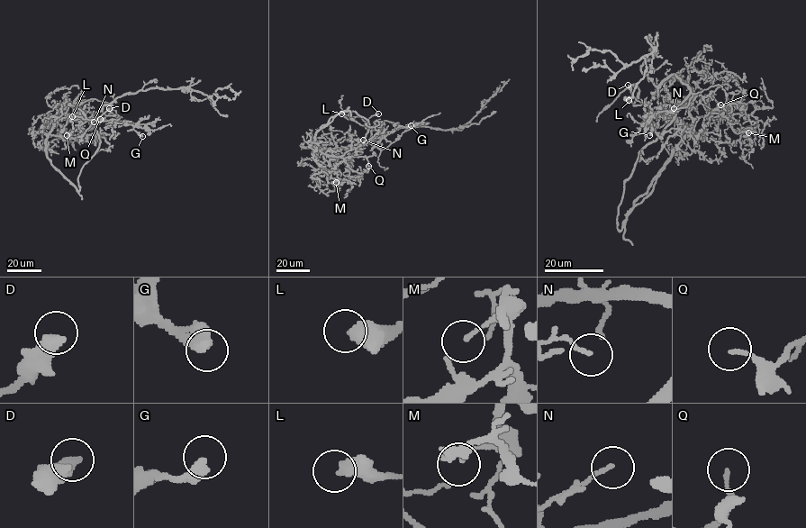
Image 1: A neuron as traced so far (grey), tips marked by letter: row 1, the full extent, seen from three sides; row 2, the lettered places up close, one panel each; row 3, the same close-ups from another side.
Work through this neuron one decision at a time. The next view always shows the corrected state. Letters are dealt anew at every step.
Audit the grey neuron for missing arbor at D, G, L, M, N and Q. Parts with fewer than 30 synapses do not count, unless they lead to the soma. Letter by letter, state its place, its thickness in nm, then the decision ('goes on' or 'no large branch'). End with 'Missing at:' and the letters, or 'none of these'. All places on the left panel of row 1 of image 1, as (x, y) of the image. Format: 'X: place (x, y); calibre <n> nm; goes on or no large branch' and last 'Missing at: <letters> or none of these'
D: place (109, 108); calibre 480 nm; no large branch
G: place (142, 136); calibre 440 nm; no large branch
L: place (72, 116); calibre 550 nm; no large branch
M: place (67, 135); calibre 110 nm; no large branch
N: place (94, 122); calibre 110 nm; no large branch
Q: place (100, 119); calibre 120 nm; no large branch
Missing at: none of these

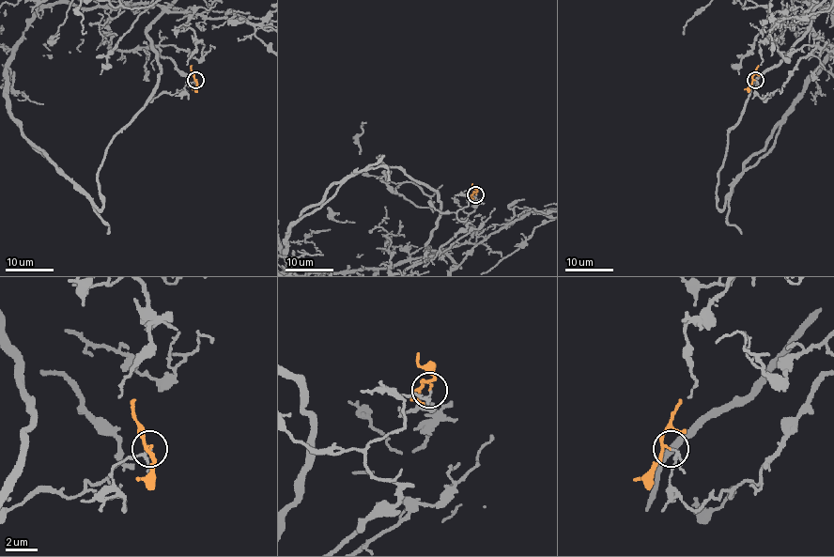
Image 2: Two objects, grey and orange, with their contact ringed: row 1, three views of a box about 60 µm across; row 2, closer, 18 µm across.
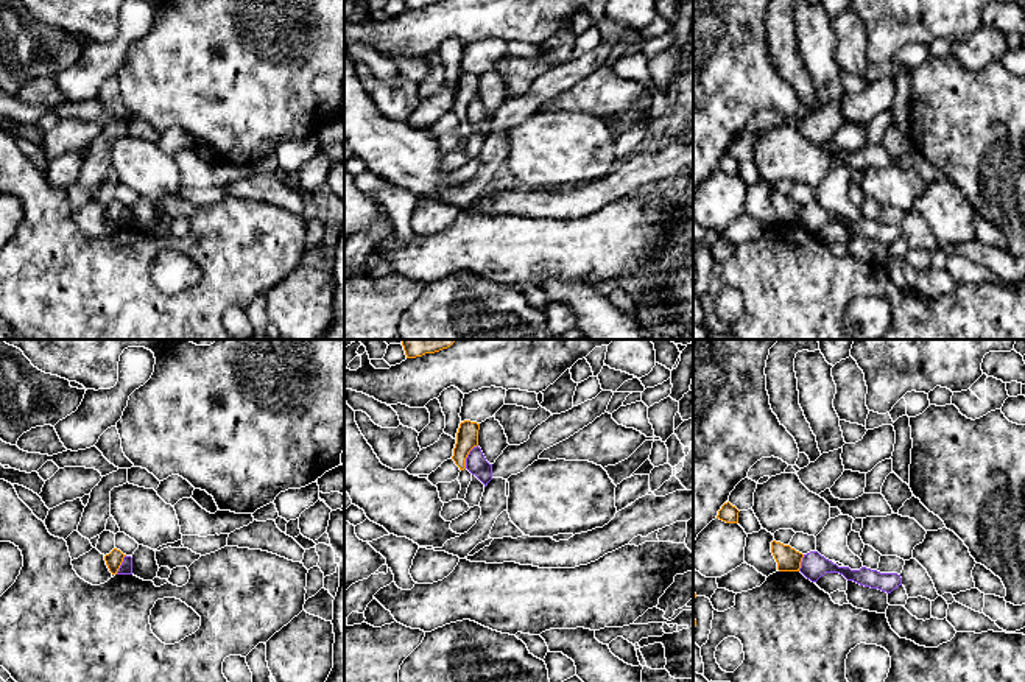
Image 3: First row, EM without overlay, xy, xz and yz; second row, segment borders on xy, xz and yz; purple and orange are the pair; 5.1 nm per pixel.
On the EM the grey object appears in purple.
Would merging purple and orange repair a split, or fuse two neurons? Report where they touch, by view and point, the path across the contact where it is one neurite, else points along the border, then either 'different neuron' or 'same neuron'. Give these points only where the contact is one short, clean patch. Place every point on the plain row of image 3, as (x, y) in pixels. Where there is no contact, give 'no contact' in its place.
meets purple in xz at (468, 108); border along xz (477, 95), (469, 103), (464, 119); different neuron

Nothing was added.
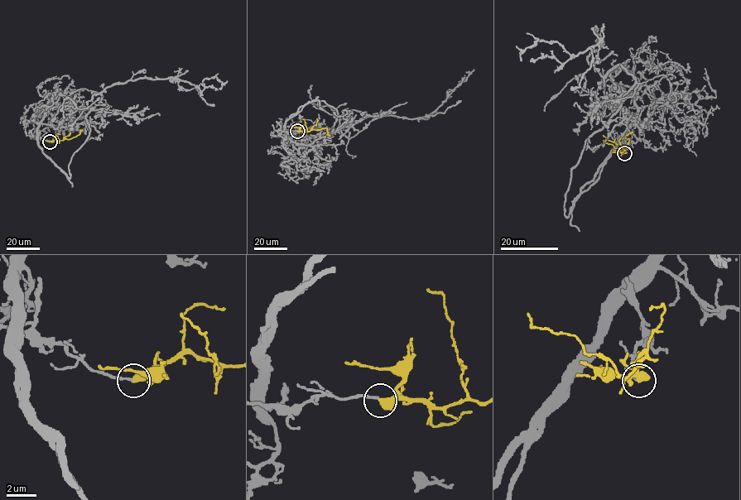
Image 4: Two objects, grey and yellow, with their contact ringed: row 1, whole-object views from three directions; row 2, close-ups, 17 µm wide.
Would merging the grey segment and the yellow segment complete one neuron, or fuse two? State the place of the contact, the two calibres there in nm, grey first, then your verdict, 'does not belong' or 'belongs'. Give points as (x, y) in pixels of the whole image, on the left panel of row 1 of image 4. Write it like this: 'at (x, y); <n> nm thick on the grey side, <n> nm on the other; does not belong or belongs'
at (50, 141); 160 nm thick on the grey side, 550 nm on the other; does not belong

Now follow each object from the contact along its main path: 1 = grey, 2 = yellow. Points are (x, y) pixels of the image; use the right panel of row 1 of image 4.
1: (623, 152), (635, 79), (588, 61), (601, 40), (571, 55), (538, 39), (520, 58)
2: (624, 152), (626, 147), (624, 150), (618, 141), (632, 131)

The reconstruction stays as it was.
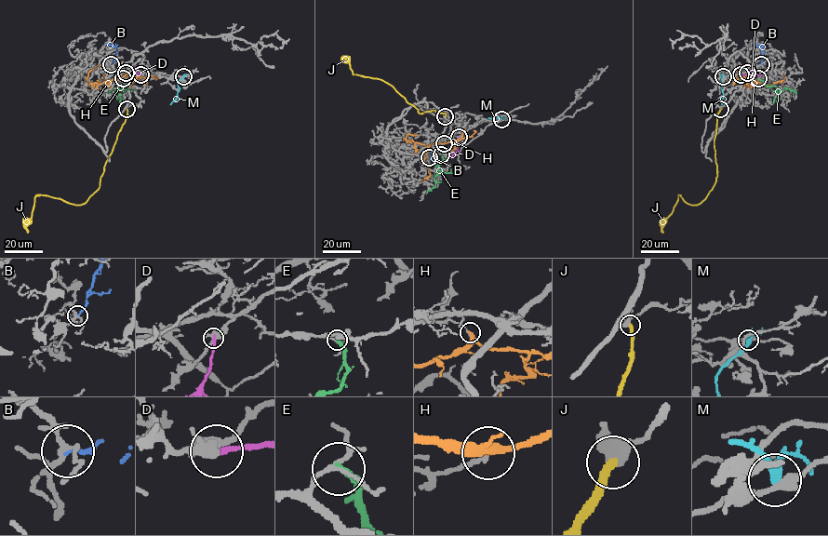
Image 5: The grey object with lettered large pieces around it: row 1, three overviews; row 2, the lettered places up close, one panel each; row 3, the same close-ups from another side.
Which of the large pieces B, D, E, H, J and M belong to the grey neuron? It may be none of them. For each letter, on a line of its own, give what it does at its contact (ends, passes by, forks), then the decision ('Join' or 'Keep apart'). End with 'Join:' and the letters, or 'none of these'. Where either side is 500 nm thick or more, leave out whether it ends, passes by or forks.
B: It ends there. Keep apart
D: It ends there. Keep apart
E: It ends there. Keep apart
H: It passes by. Keep apart
J: It ends there. Keep apart
M: It passes by. Keep apart
Join: none of these

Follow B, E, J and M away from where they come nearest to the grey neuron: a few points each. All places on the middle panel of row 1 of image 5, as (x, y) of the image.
B: (430, 157), (435, 157), (423, 150)
E: (441, 154), (443, 161), (434, 175), (435, 186), (425, 193)
J: (445, 116), (445, 113), (434, 111), (420, 113), (386, 82), (353, 74), (346, 60)
M: (501, 119), (499, 116), (488, 118)

